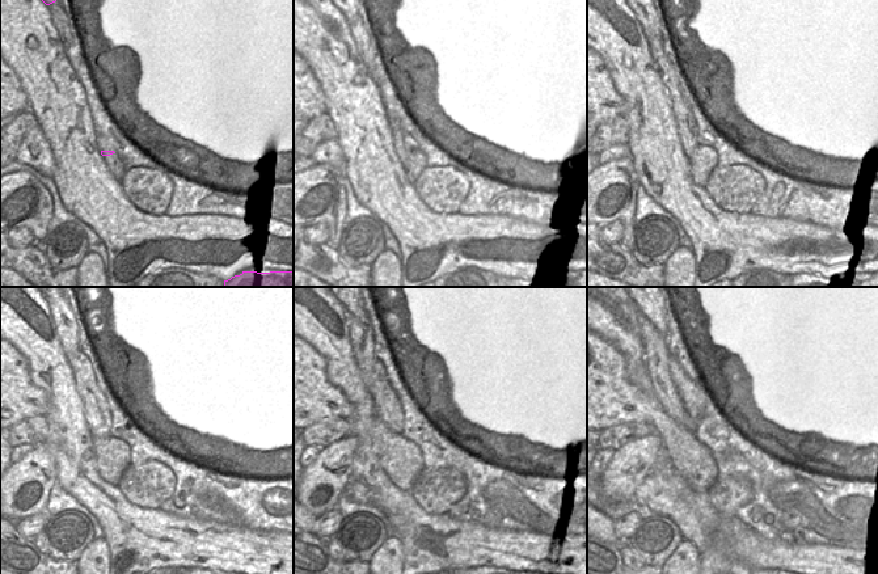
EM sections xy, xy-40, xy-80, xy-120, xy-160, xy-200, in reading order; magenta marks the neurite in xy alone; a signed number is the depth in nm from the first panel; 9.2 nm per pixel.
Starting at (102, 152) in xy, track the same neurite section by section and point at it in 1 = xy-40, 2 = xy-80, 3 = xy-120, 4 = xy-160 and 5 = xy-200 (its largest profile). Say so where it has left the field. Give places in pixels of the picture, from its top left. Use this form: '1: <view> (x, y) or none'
1: xy-40 (400, 148)
2: xy-80 (649, 20)
3: xy-120 (95, 406)
4: xy-160 (388, 409)
5: xy-200 (663, 387)

